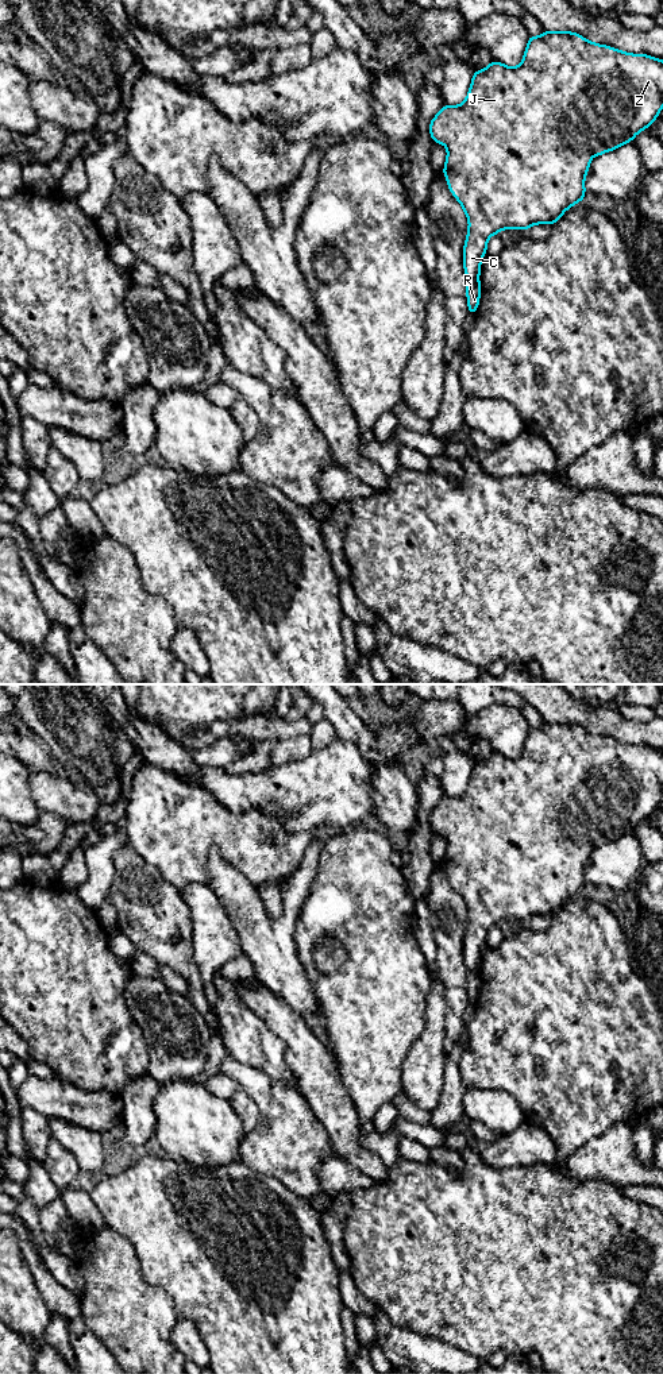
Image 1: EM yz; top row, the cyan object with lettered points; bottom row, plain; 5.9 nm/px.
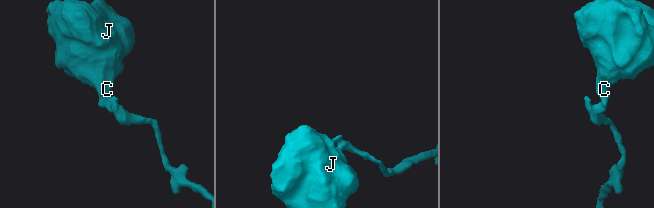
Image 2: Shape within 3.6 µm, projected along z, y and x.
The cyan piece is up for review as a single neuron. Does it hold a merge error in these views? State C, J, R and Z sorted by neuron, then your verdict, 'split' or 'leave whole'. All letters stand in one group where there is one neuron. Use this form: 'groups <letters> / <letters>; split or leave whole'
groups C J Z / R; split

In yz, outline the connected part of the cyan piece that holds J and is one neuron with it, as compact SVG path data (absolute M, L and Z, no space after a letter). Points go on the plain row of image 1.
M544 721L540 727L529 726L523 753L516 759L492 752L487 759L474 763L465 792L443 796L429 814L432 831L447 840L443 865L448 880L469 911L463 938L467 974L479 974L481 953L490 927L509 919L527 922L535 915L554 916L568 899L583 892L590 849L632 833L655 813L662 799L662 750L597 736L570 722Z

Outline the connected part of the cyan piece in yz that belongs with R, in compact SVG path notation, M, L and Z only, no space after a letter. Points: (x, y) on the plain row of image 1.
M470 972L466 979L469 1004L475 1006L479 996L481 979L478 973Z

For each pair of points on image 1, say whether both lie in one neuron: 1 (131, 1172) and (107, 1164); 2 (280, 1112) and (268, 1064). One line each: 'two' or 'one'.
1: two
2: two

